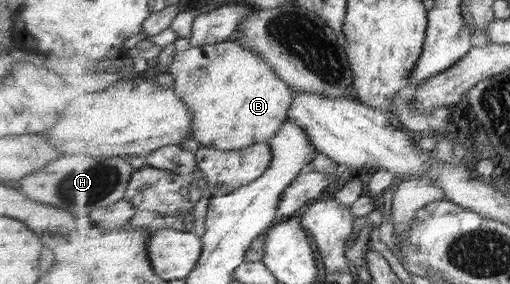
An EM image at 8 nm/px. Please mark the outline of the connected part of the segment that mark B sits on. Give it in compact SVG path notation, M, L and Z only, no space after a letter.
M233 40L197 45L177 52L166 72L174 78L174 93L188 104L193 113L194 125L190 134L190 145L195 149L212 146L219 150L239 150L257 143L269 143L289 120L288 110L293 99L296 99L296 90L279 78L270 62Z

